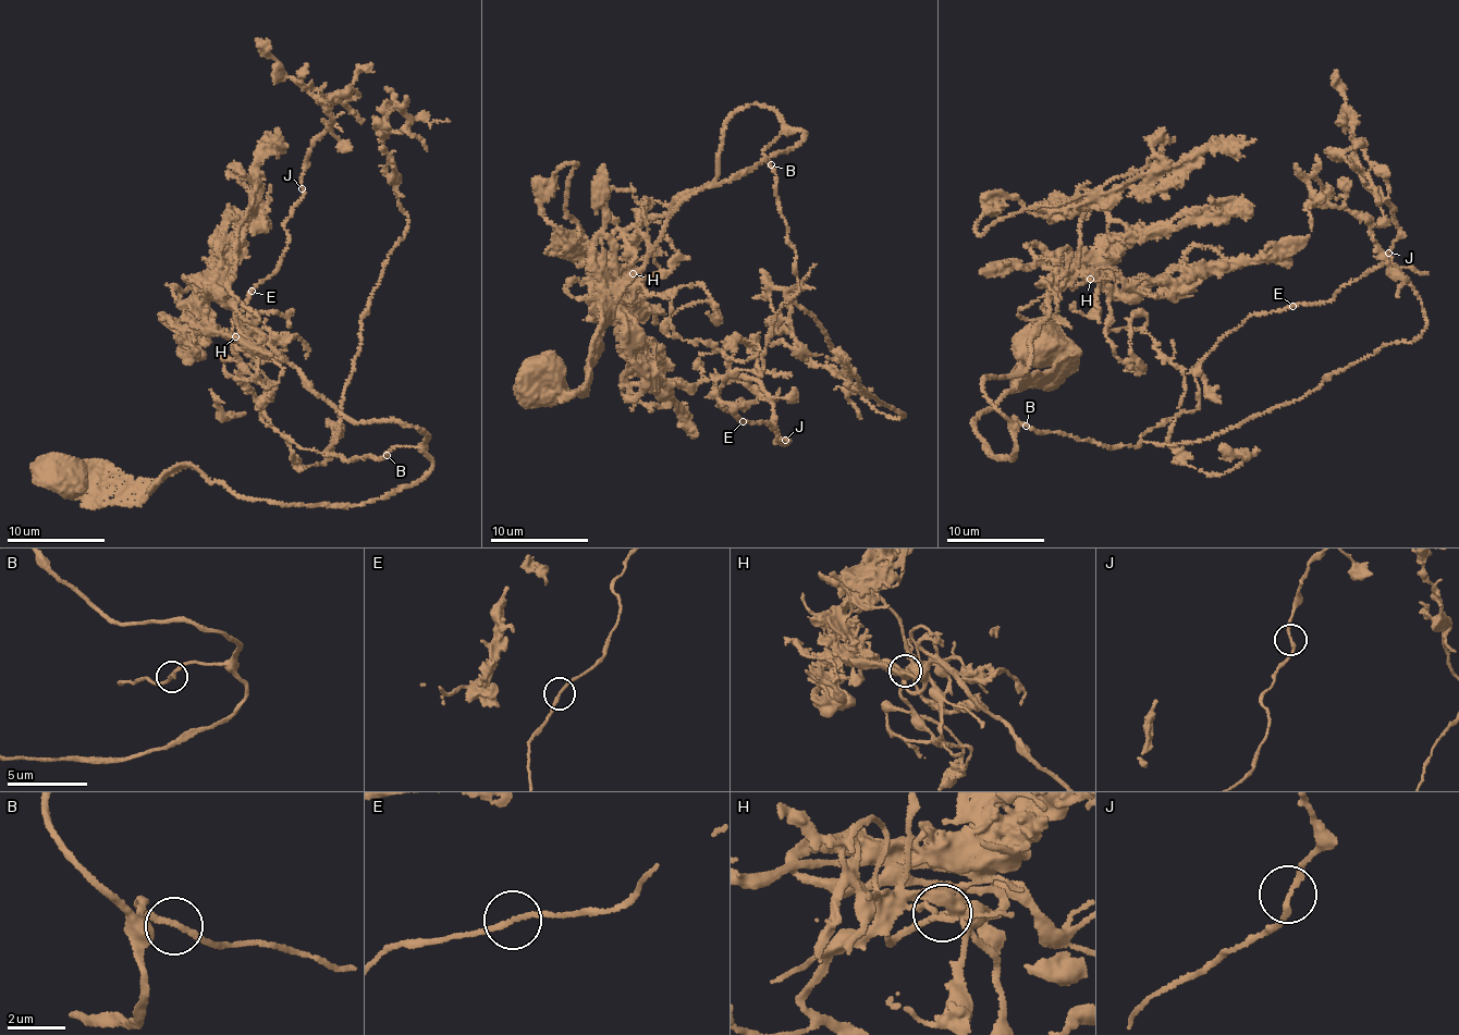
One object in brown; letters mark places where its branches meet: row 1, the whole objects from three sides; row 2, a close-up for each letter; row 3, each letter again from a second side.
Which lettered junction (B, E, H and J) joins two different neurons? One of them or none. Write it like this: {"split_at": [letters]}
{"split_at": []}

